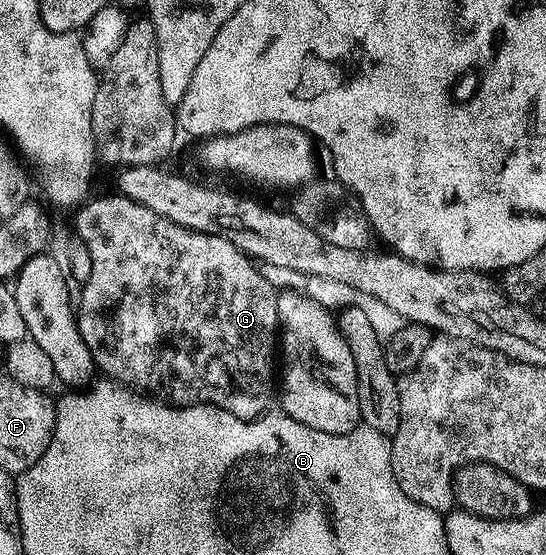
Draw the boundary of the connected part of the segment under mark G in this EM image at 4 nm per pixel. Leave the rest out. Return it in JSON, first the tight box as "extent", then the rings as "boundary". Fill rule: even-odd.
{"extent":[74,193,280,419],"boundary":[[[113,193],[113,195],[104,195],[101,199],[89,198],[87,202],[83,204],[75,212],[76,215],[76,231],[74,235],[79,242],[86,245],[86,249],[90,253],[90,261],[92,262],[92,278],[90,280],[90,289],[84,291],[84,305],[76,314],[76,323],[80,327],[82,333],[82,341],[86,341],[86,349],[90,349],[92,354],[92,362],[97,368],[100,367],[107,378],[123,385],[132,388],[137,393],[143,393],[157,401],[163,401],[169,405],[175,405],[177,407],[192,407],[195,403],[209,403],[211,407],[217,407],[218,409],[226,409],[226,413],[230,413],[234,417],[239,419],[257,419],[259,415],[264,414],[269,410],[271,401],[274,399],[274,356],[278,351],[278,328],[280,322],[278,321],[278,301],[276,296],[278,294],[277,288],[272,288],[272,283],[263,275],[262,272],[256,271],[257,264],[253,260],[249,259],[247,255],[241,253],[234,245],[230,245],[230,241],[226,241],[222,237],[214,237],[213,235],[207,235],[206,233],[198,233],[197,231],[187,231],[182,225],[174,225],[174,221],[166,221],[166,217],[158,217],[158,213],[154,213],[154,209],[146,209],[146,205],[138,205],[134,201],[130,201],[127,197],[119,193]]]}

